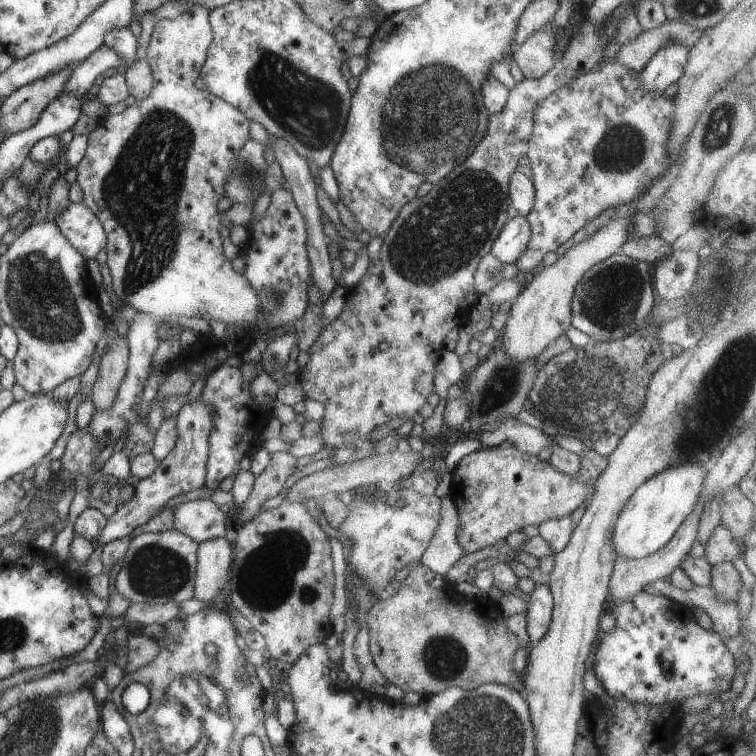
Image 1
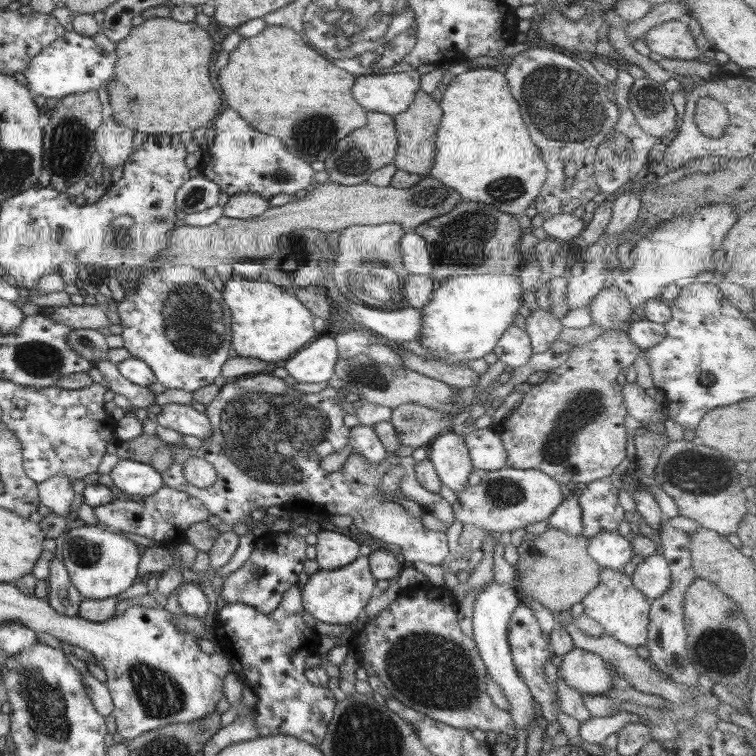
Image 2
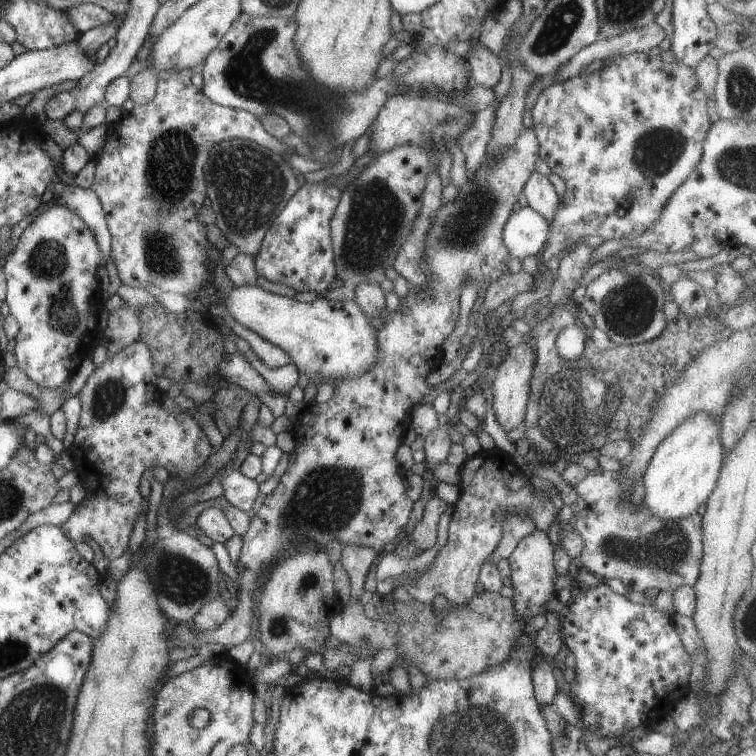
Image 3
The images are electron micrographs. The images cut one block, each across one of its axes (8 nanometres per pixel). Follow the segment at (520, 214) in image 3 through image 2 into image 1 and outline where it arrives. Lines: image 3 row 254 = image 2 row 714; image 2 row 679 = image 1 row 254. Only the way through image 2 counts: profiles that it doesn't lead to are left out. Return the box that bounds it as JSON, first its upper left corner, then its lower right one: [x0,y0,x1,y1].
[490,214,531,265]

